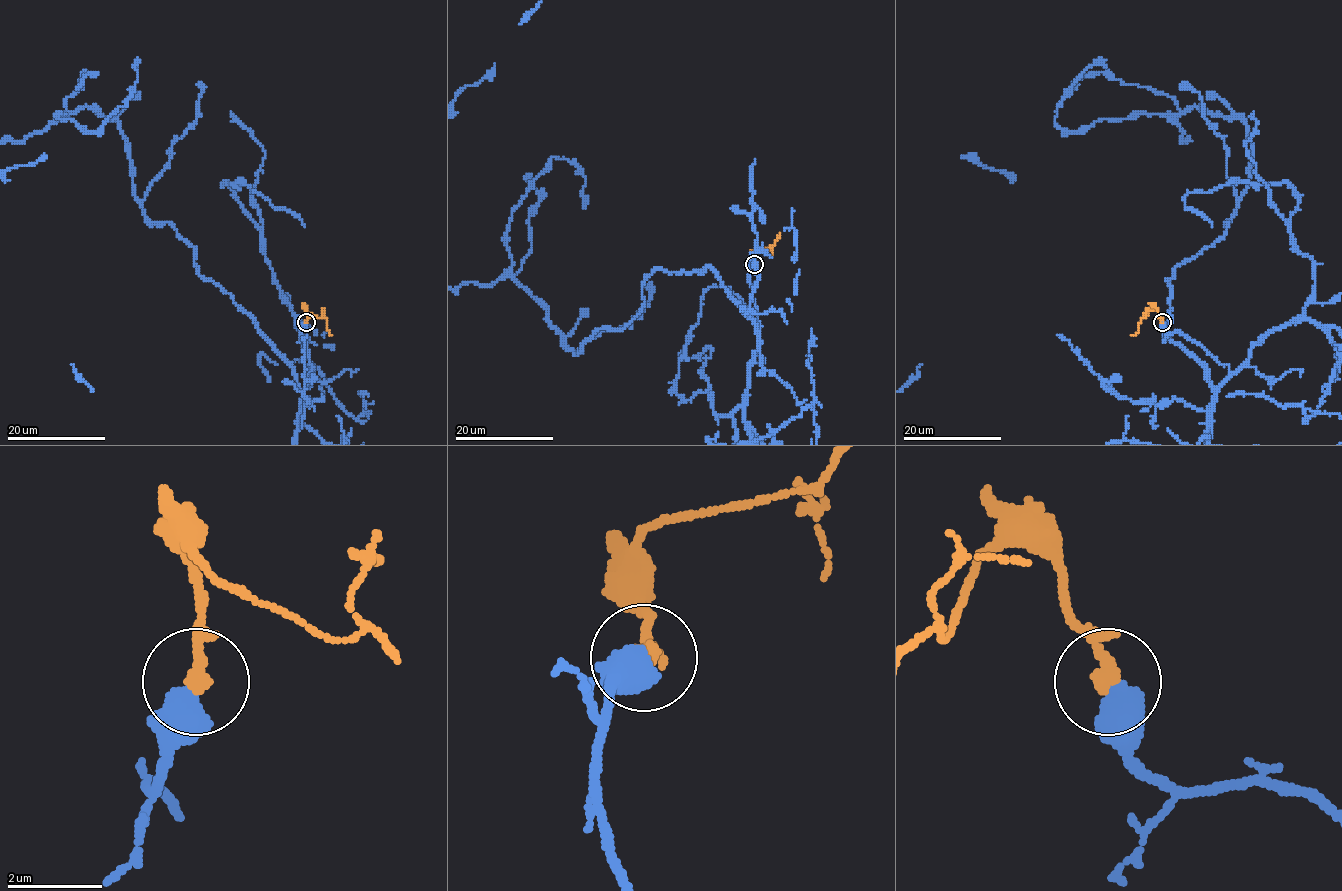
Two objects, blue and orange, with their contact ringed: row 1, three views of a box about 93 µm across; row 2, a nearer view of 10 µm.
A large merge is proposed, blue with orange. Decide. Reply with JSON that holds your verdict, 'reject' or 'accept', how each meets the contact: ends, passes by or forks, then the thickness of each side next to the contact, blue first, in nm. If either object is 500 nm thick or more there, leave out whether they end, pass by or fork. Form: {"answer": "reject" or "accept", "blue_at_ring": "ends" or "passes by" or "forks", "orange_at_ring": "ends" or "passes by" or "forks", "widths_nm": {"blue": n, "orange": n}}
{"answer": "accept", "widths_nm": {"blue": 600, "orange": 240}}

